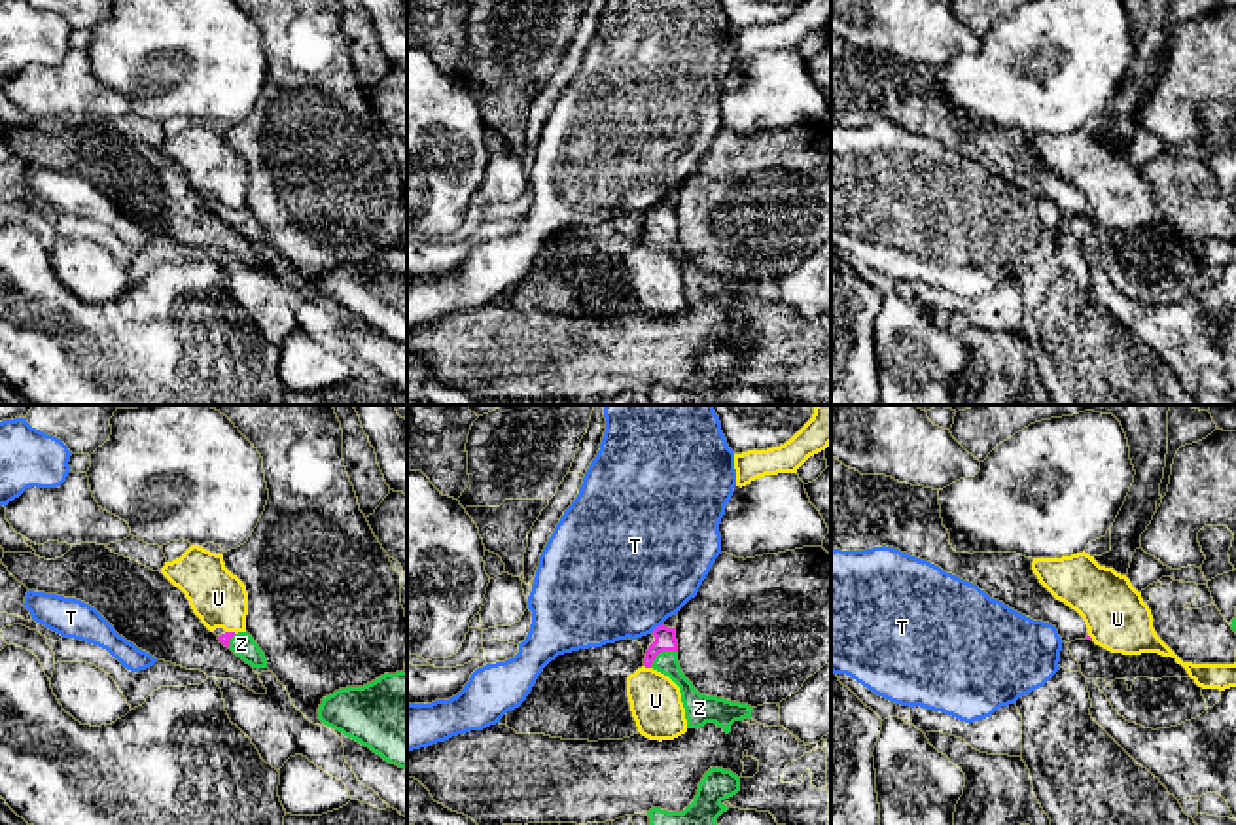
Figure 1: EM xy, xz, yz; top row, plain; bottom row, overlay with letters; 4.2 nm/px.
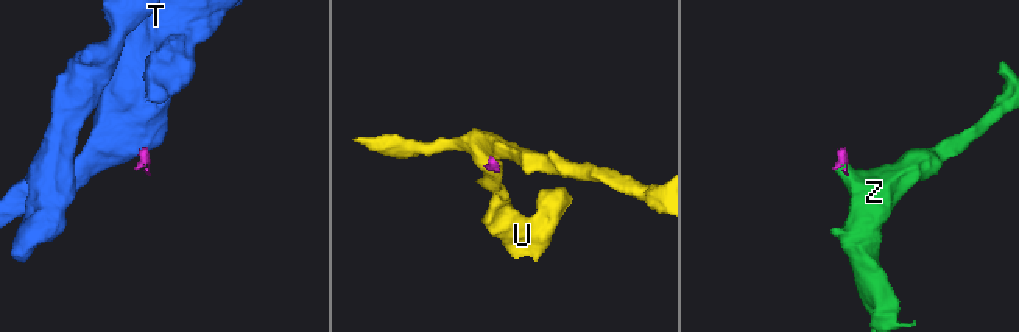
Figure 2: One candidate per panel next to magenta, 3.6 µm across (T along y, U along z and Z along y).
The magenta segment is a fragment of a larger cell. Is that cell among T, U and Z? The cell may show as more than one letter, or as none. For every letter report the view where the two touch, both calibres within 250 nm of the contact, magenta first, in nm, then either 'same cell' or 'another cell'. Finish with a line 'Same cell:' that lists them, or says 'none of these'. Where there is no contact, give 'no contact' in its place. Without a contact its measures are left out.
T: contact in xz; calibres 100 and 500 nm; another cell
U: contact in xz; calibres 100 and 220 nm; another cell
Z: contact in xz; calibres 100 and 100 nm; same cell
Same cell: Z

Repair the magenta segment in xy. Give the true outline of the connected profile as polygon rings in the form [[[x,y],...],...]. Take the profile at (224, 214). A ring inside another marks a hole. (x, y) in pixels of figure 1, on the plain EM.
[[[216,204],[214,210],[218,212],[220,219],[229,223],[237,233],[240,233],[252,244],[267,244],[265,229],[254,218],[248,208],[225,208],[223,204]]]

